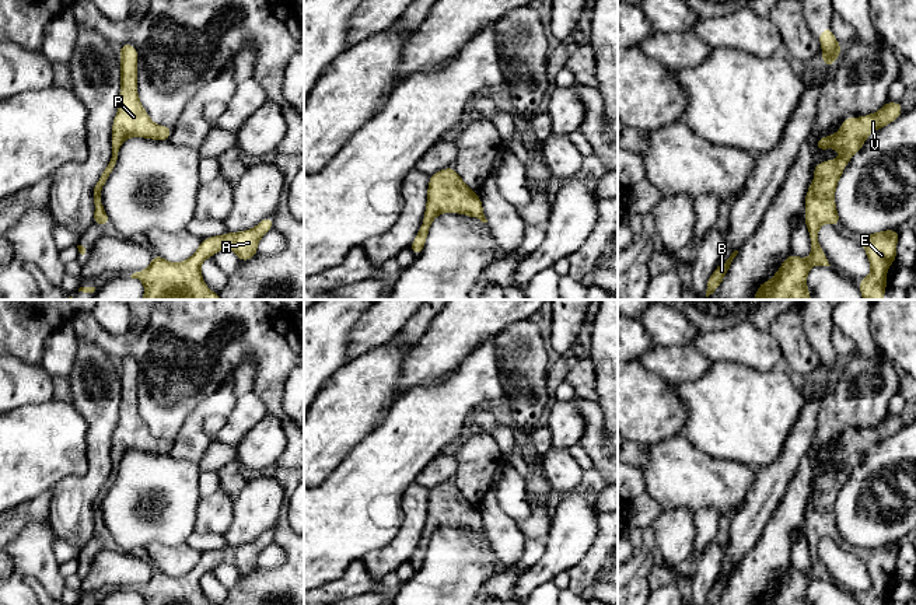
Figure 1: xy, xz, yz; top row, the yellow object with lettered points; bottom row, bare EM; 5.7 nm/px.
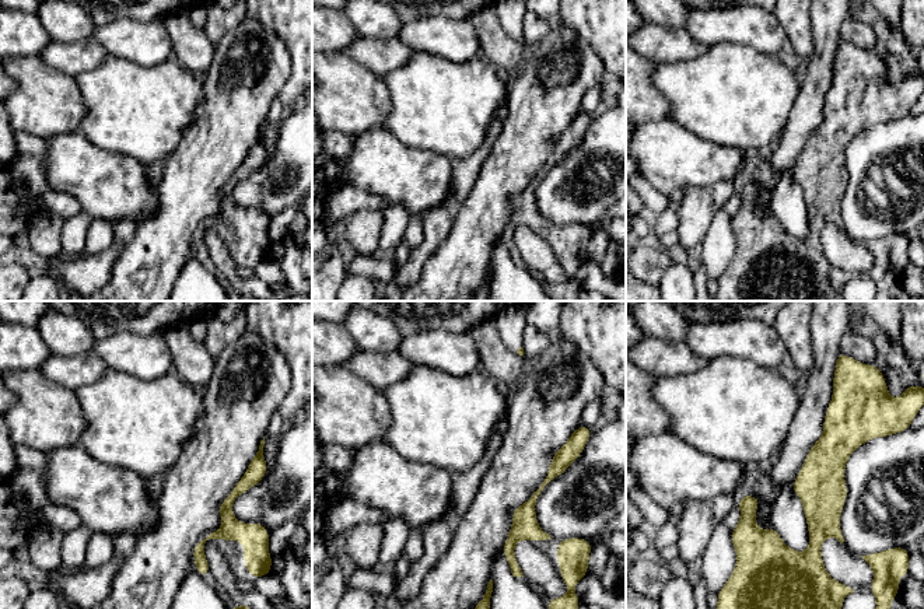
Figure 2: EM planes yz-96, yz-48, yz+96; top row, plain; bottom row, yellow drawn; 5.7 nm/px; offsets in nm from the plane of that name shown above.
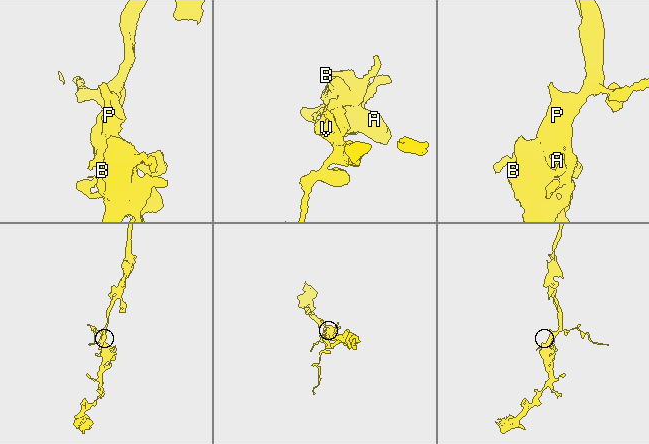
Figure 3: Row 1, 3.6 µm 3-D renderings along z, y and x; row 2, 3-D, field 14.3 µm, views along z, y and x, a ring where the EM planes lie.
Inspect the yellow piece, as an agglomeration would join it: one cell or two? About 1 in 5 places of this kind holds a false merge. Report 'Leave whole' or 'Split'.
Leave whole

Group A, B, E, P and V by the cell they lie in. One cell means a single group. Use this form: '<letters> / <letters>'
A B E P V

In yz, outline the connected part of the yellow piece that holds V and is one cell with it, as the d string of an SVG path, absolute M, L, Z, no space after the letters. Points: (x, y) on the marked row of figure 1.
M887 101L885 105L873 115L860 119L847 116L840 123L840 130L832 136L824 136L815 141L817 151L835 147L842 153L839 160L826 160L815 164L812 171L815 178L805 195L804 220L810 234L811 256L801 259L793 252L776 270L772 280L759 284L754 300L811 300L807 288L807 274L811 266L831 266L825 252L818 242L818 230L824 223L833 227L842 224L836 204L835 189L850 158L859 153L866 139L888 123L896 120L903 112L902 102Z

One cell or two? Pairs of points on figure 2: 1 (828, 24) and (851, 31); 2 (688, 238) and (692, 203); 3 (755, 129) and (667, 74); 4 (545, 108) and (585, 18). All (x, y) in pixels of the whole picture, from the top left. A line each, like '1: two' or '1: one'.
1: two
2: one
3: one
4: two

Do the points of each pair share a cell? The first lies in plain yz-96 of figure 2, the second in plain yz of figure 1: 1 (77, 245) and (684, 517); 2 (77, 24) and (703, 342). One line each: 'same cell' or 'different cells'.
1: different cells
2: different cells

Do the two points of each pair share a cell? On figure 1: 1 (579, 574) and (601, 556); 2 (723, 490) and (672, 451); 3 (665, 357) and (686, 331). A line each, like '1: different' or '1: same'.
1: same
2: same
3: different

